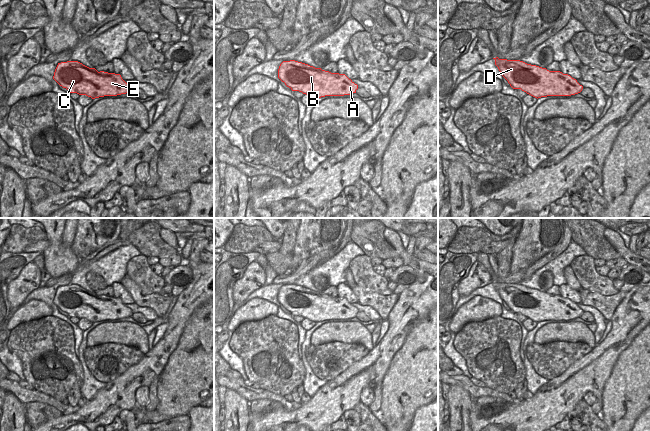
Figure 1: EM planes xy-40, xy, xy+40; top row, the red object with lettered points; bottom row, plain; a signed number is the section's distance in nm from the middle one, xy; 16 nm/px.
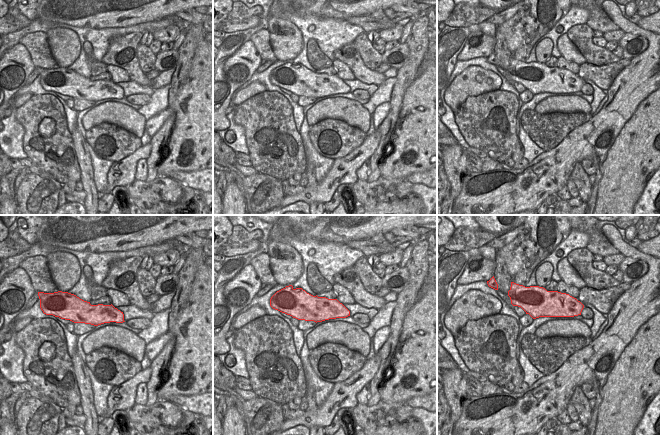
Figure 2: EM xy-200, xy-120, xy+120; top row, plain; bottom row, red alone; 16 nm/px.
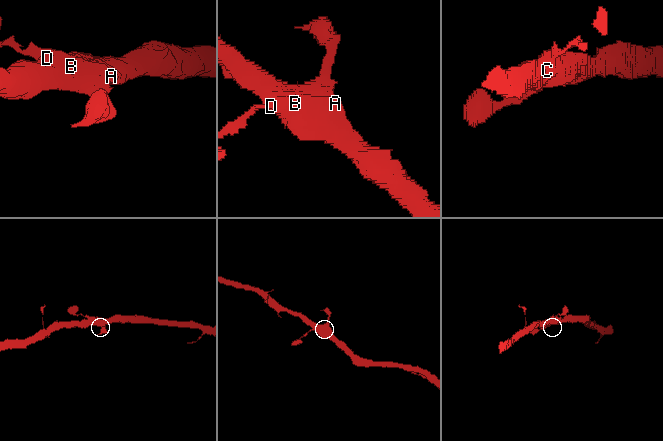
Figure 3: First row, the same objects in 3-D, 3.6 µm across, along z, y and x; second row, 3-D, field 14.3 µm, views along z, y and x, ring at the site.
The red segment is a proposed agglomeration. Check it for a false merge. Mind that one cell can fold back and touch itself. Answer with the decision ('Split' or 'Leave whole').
Leave whole

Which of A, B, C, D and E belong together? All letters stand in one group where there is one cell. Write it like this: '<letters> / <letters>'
A B C D E

